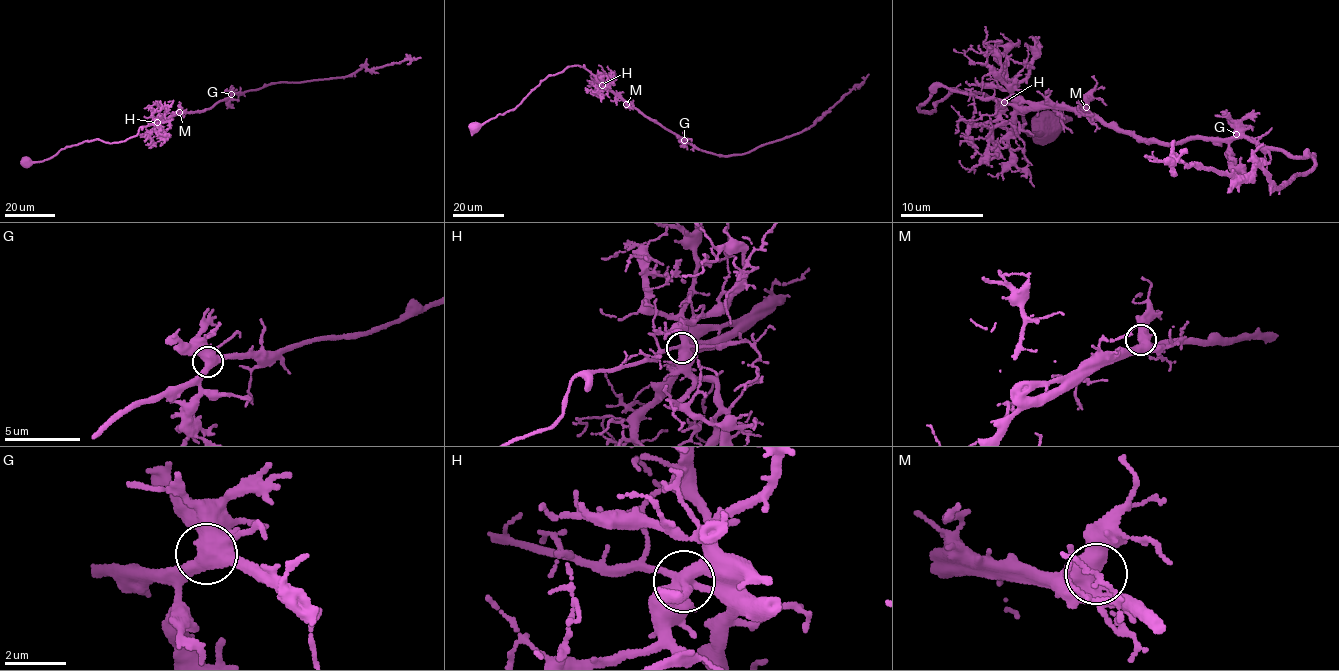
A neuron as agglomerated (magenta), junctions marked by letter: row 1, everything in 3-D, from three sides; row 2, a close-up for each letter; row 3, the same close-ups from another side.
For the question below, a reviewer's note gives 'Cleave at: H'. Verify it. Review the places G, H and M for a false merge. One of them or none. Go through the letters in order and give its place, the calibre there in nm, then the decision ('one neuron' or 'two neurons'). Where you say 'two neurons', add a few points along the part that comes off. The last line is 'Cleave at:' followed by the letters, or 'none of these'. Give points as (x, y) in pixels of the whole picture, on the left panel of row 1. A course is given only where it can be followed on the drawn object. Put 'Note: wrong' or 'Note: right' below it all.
G: at (231, 94); 480 nm thick; one neuron
H: at (157, 122); 480 nm thick; one neuron
M: at (179, 112); 480 nm thick; one neuron
Cleave at: none of these
Note: wrong

